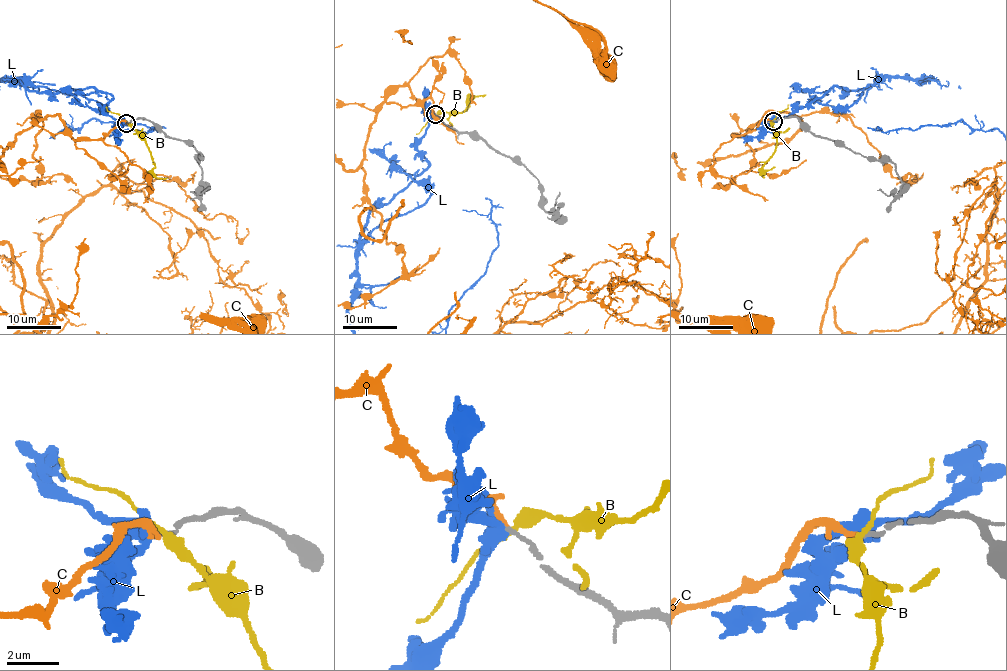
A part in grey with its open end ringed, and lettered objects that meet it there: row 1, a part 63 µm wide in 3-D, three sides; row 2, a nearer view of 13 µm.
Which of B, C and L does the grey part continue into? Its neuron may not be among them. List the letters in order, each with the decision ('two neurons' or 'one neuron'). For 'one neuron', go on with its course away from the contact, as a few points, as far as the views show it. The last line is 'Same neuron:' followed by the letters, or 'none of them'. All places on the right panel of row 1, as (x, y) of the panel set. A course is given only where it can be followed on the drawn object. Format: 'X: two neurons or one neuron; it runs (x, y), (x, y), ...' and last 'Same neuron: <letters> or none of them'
B: two neurons
C: one neuron
L: two neurons
Same neuron: C

